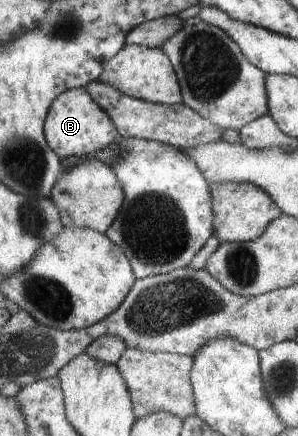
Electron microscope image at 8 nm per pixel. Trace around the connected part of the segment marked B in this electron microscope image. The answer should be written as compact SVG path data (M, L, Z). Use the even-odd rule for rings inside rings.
M86 86L70 89L53 102L46 117L45 133L51 149L63 160L93 156L121 137L111 116L91 97Z

